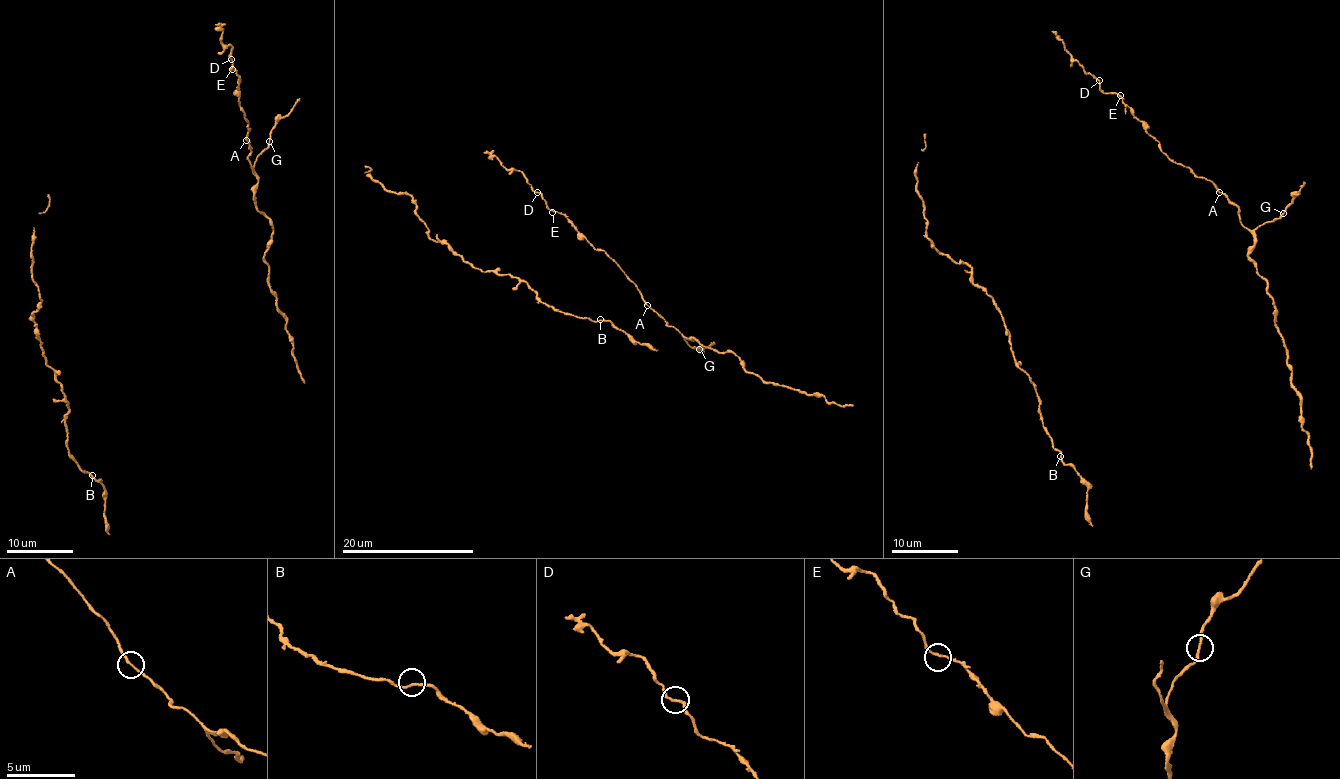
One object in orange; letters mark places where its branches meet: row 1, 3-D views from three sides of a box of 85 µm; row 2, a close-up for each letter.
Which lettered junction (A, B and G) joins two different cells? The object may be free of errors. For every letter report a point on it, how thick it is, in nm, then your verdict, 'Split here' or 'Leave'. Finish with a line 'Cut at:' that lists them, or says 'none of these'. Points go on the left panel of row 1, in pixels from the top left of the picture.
A: Place: (246, 140). Thickness 180 nm. Leave
B: Place: (92, 475). Thickness 180 nm. Leave
G: Place: (269, 141). Thickness 190 nm. Leave
Cut at: none of these

